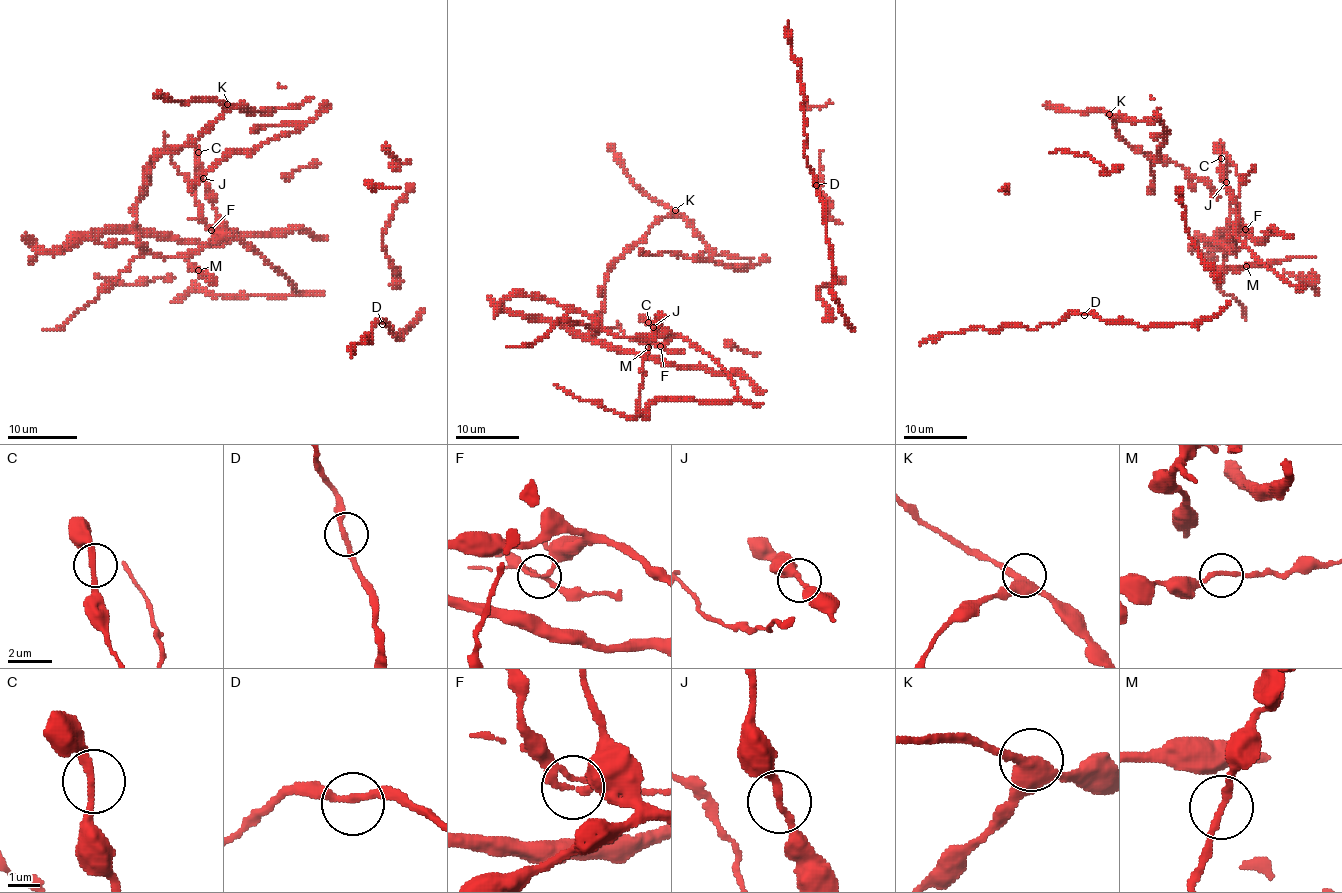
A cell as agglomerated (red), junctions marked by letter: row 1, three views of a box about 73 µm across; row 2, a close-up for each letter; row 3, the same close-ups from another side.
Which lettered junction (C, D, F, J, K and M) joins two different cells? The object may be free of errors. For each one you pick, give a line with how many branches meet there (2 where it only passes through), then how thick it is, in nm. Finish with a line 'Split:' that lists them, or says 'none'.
F: branches 3; calibre 200 nm
Split: F

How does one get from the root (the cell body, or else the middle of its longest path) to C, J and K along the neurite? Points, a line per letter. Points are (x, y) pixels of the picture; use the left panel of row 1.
C: (198, 208), (200, 216), (215, 228), (214, 195), (201, 175), (198, 152)
J: (198, 208), (200, 216), (215, 228), (214, 195), (203, 178)
K: (198, 208), (194, 187), (165, 147), (148, 171), (144, 190), (149, 162), (194, 142), (227, 104)

